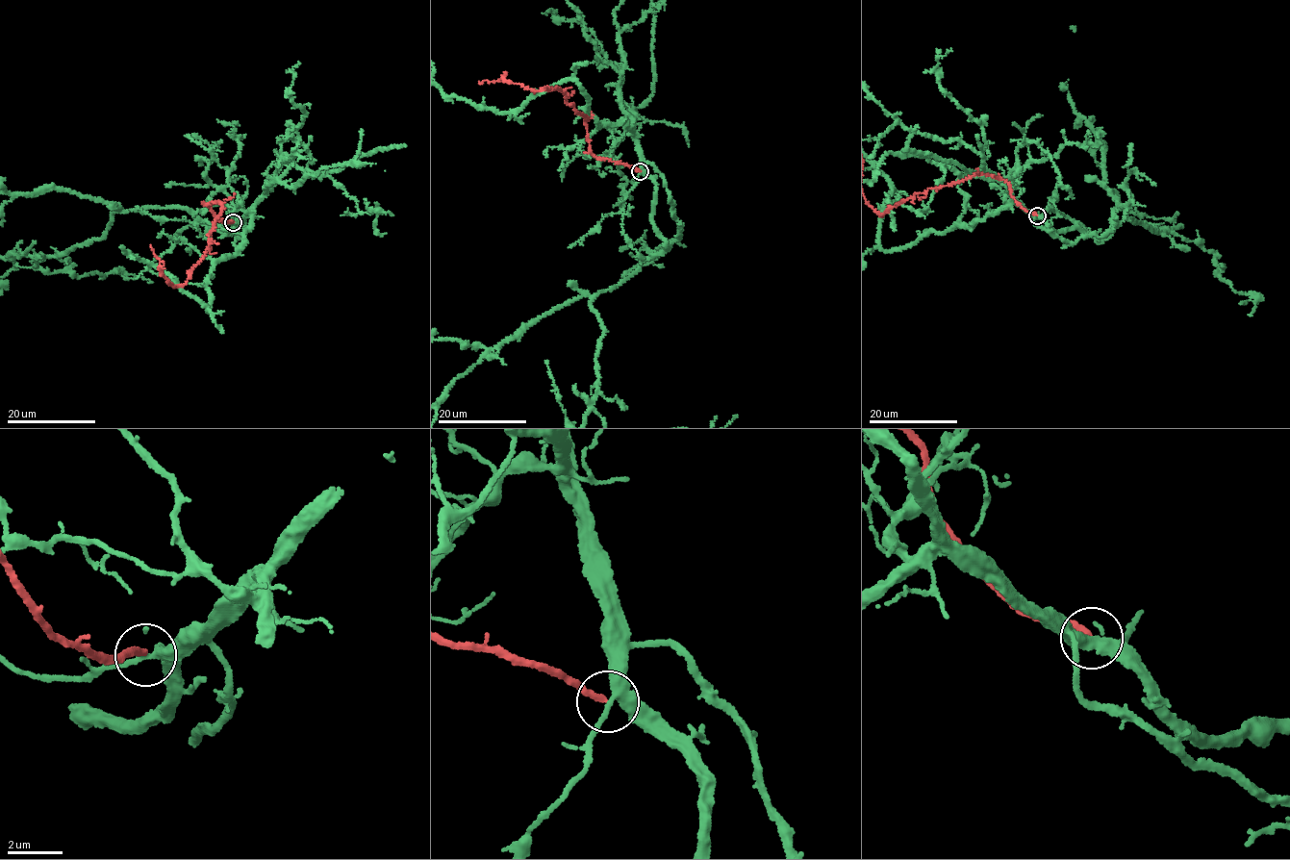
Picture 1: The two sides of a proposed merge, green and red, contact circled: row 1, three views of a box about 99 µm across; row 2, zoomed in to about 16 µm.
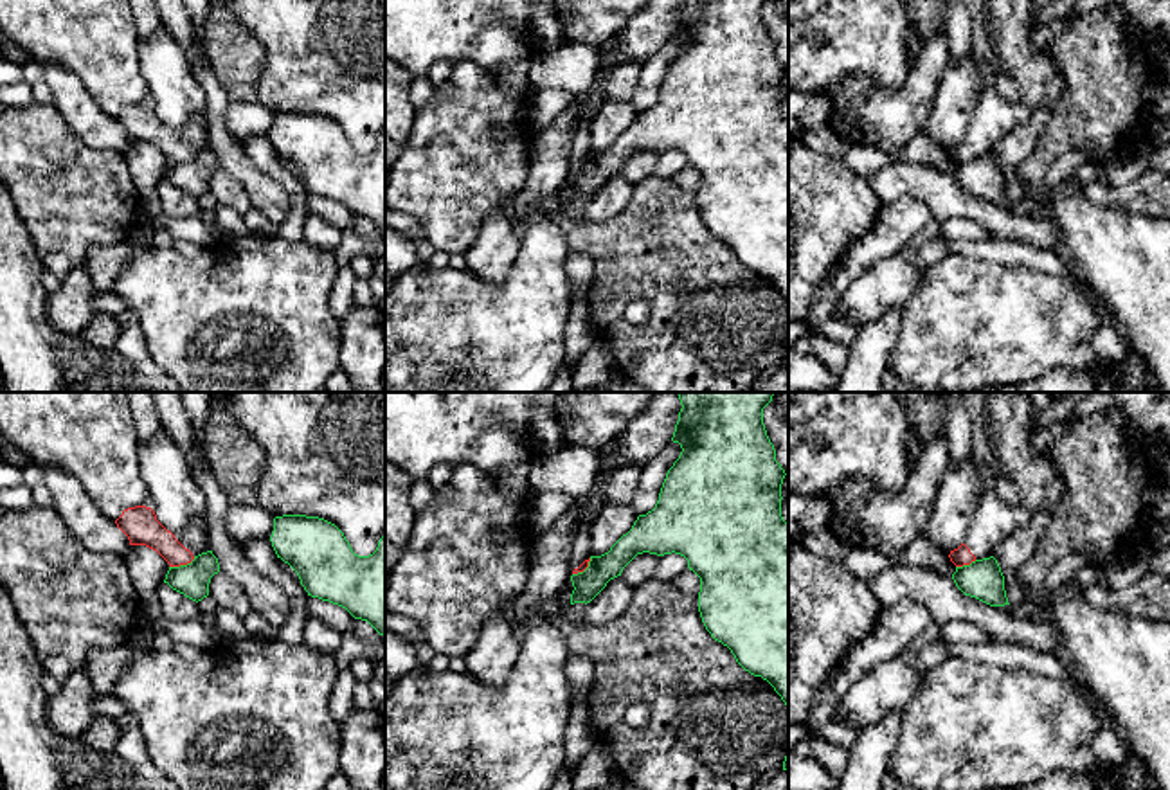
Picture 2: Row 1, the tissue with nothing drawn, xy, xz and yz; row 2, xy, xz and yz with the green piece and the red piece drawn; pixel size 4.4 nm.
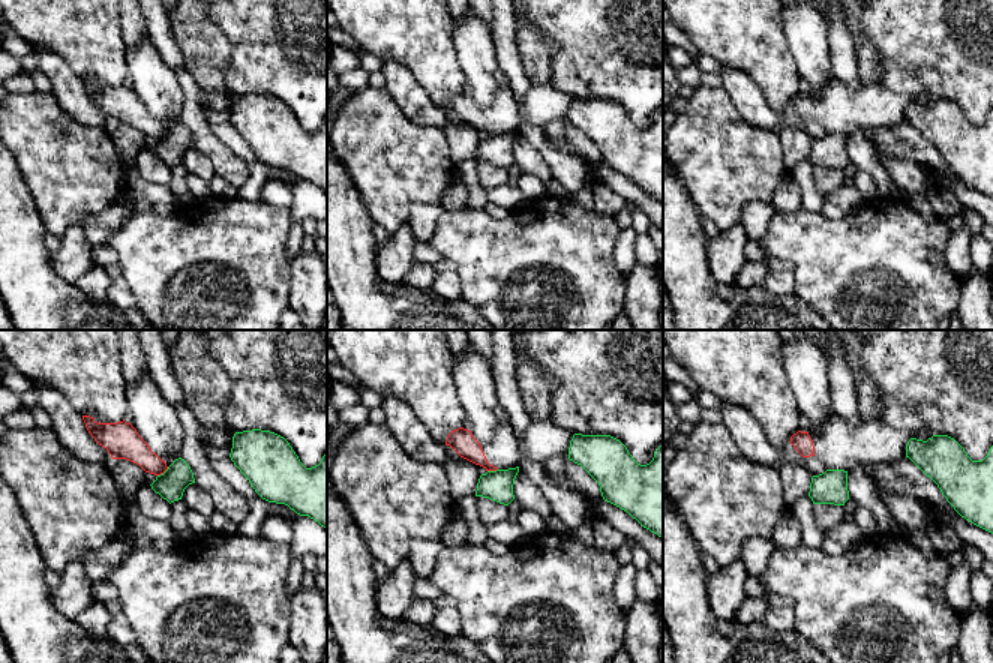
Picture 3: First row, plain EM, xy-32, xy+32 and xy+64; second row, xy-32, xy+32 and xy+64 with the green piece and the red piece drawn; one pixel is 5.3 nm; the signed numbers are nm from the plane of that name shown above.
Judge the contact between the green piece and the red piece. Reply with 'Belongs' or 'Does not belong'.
Does not belong

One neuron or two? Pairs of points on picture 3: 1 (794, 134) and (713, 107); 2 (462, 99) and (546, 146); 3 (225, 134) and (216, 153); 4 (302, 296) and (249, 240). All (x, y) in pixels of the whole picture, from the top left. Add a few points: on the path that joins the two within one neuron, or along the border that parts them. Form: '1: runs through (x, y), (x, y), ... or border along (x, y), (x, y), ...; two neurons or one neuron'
1: border along (777, 131), (782, 161), (786, 165); two neurons
2: border along (543, 126), (525, 123), (518, 129); two neurons
3: border along (204, 113), (212, 132), (246, 167); two neurons
4: border along (290, 264), (287, 306); two neurons

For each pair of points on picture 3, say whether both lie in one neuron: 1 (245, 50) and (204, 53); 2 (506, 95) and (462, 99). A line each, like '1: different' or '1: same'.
1: different
2: same

